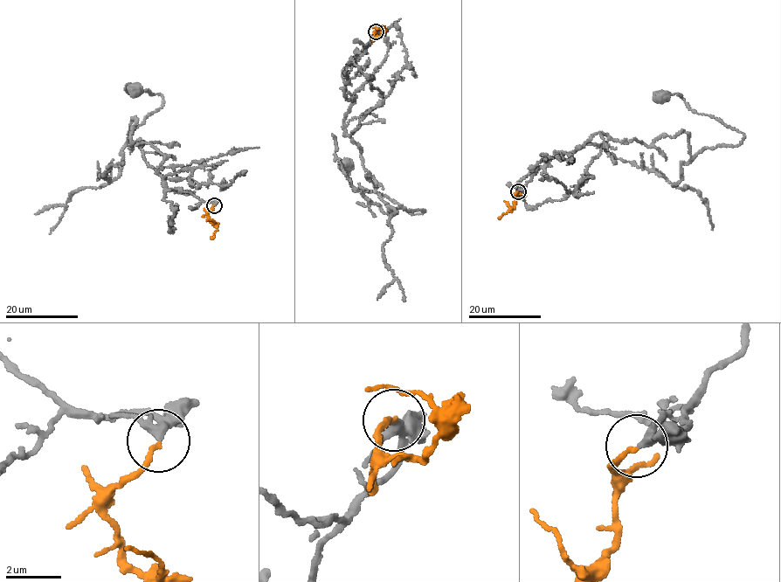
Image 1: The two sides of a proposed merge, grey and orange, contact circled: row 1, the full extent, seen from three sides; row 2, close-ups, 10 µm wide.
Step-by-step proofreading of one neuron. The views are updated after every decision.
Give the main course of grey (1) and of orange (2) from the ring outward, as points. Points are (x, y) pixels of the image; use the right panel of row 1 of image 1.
1: (518, 191), (536, 168), (593, 135), (650, 146), (683, 130), (692, 156), (743, 139), (676, 93), (661, 98)
2: (518, 192), (514, 195), (514, 204), (500, 218)

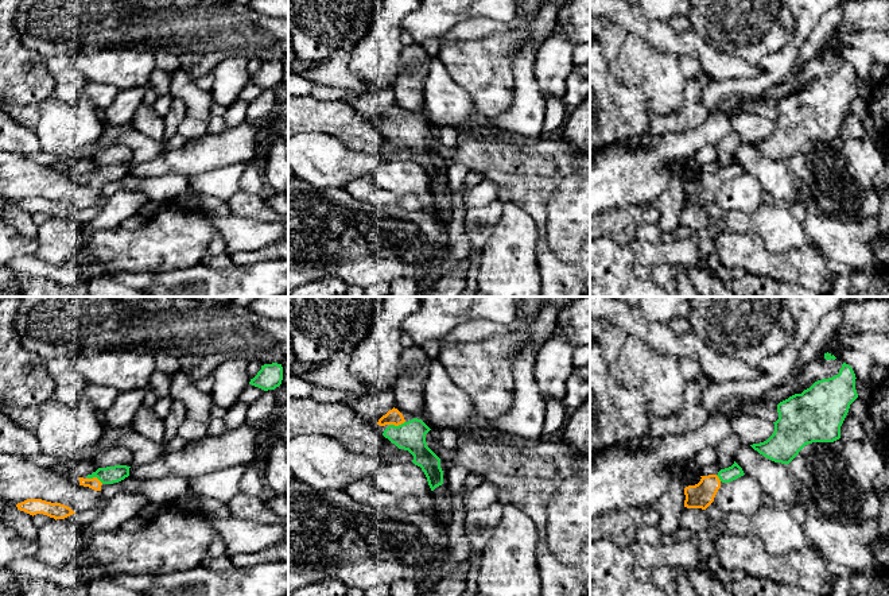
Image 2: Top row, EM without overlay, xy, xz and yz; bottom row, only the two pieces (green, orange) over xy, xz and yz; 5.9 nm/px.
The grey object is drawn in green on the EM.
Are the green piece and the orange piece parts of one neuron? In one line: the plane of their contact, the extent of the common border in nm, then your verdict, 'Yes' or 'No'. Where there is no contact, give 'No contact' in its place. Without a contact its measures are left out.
Touches green in xz. Shared border 100 nm. Yes

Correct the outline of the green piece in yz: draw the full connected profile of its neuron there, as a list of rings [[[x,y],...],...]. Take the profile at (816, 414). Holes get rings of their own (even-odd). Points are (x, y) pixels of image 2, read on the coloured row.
[[[843,363],[838,375],[818,380],[801,394],[780,402],[773,434],[750,446],[788,465],[805,445],[839,440],[850,405],[858,398],[855,379],[853,368]]]

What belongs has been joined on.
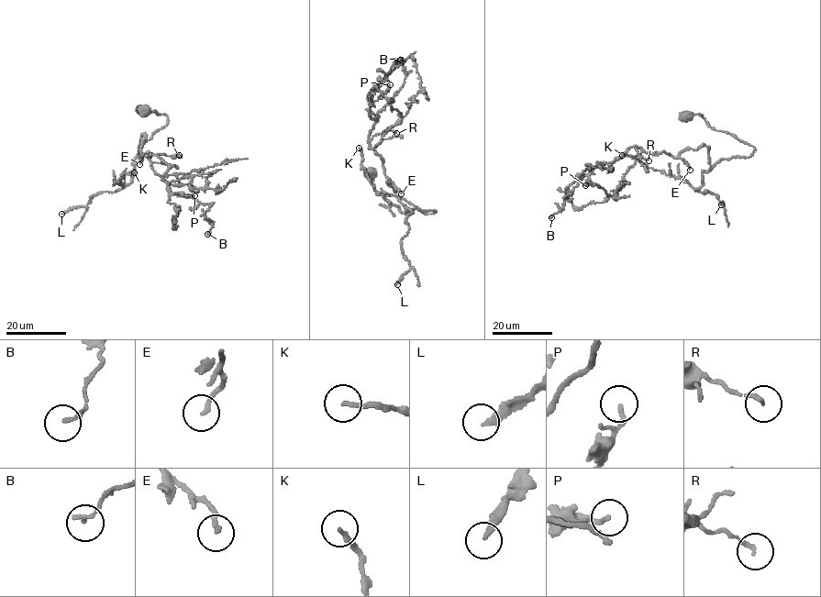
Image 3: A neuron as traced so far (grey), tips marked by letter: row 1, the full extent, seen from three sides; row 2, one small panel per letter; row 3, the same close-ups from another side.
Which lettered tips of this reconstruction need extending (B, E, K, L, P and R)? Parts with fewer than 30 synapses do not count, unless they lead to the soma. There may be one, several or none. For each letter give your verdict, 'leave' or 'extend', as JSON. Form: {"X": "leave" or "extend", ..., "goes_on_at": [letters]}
{"B": "leave", "E": "leave", "K": "extend", "L": "extend", "P": "leave", "R": "leave", "goes_on_at": ["K", "L"]}

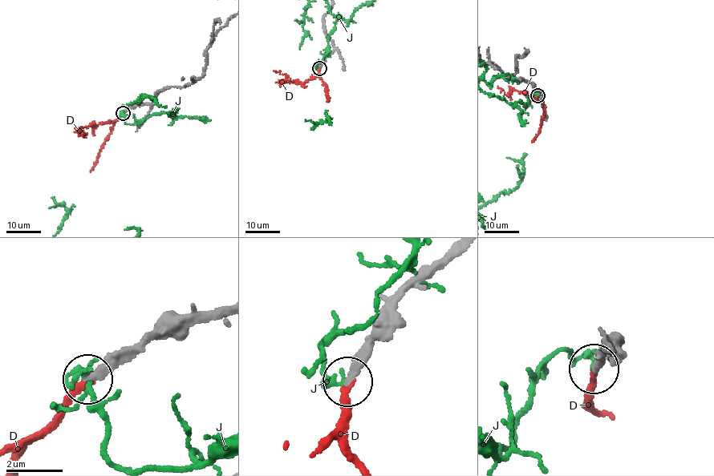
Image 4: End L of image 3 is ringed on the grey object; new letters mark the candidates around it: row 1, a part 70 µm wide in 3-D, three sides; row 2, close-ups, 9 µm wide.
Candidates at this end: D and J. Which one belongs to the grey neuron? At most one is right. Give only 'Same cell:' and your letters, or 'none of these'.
Same cell: D

